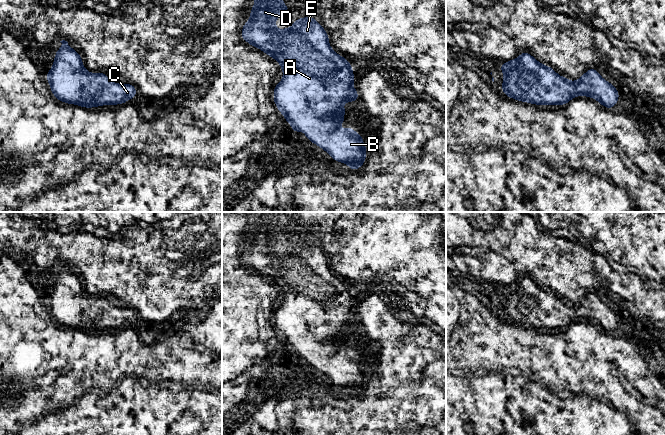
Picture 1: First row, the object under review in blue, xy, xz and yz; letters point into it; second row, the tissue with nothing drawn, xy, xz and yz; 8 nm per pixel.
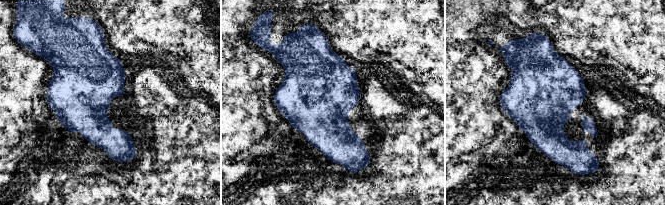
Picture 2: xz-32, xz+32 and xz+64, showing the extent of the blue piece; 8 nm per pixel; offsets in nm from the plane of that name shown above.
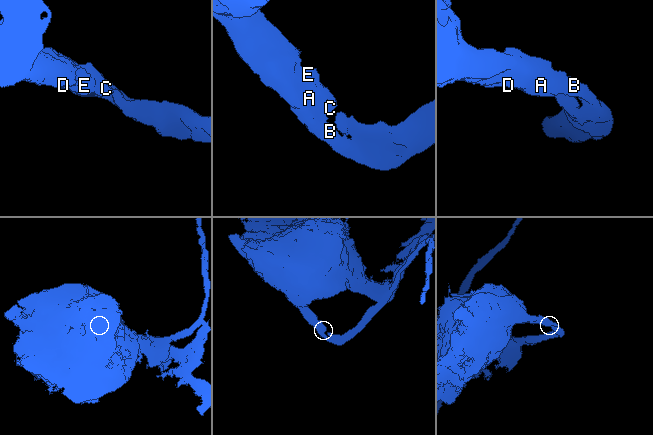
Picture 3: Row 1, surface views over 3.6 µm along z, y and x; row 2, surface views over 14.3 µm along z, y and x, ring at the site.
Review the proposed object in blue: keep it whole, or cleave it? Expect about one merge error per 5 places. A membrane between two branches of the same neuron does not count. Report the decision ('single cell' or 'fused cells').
single cell

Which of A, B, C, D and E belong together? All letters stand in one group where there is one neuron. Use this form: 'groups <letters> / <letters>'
groups A B C D E

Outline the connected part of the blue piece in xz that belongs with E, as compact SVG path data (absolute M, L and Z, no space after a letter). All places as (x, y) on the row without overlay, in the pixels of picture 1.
M249 212L254 219L254 230L250 243L244 247L241 261L275 283L283 294L282 304L274 310L273 324L290 348L295 358L300 354L334 385L347 388L351 395L362 391L366 384L367 372L363 361L351 351L340 354L347 335L343 327L358 326L358 314L352 311L355 306L353 291L348 283L337 278L329 268L329 259L315 241L301 241L291 251L276 253L276 243L290 234L284 229L285 212Z

